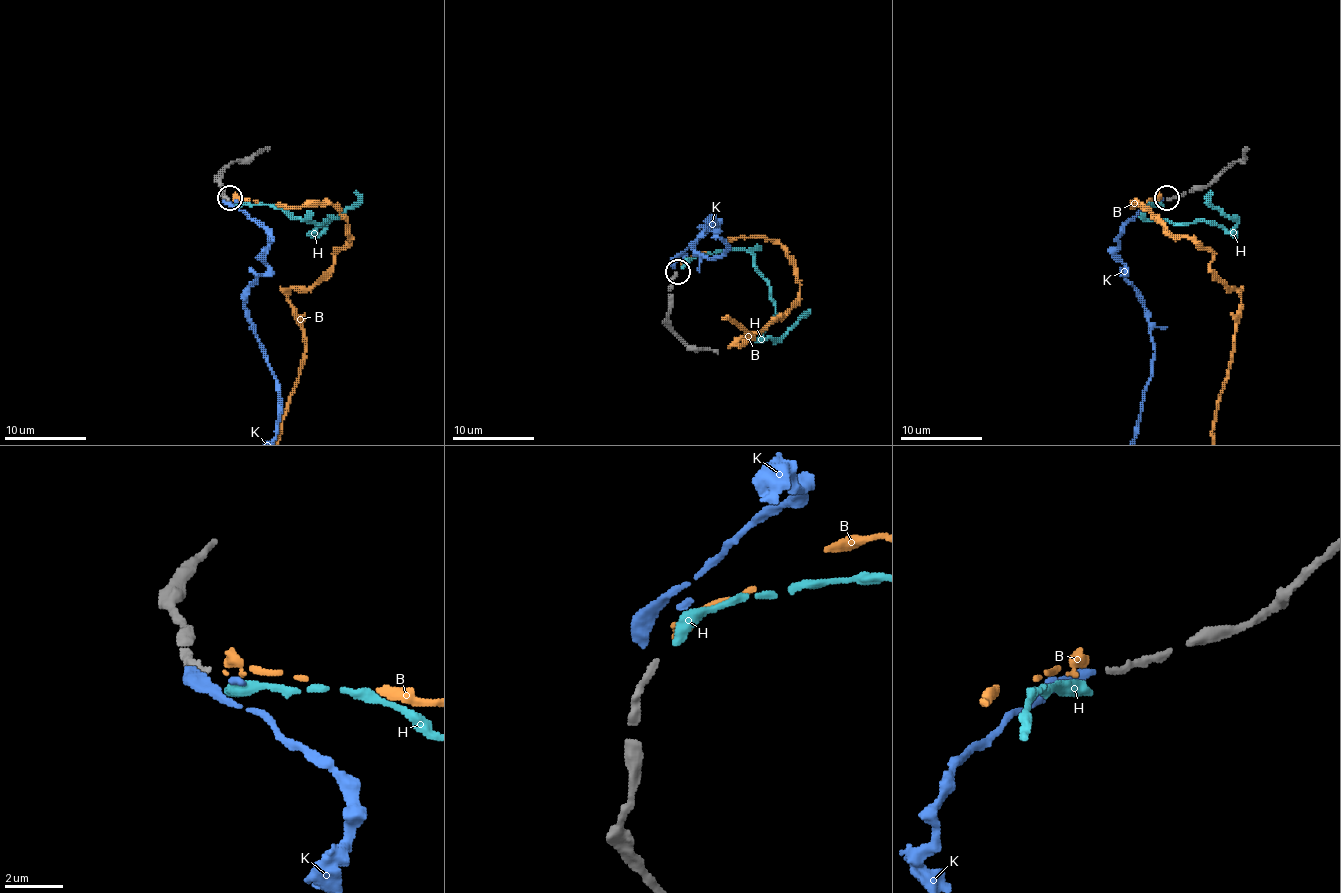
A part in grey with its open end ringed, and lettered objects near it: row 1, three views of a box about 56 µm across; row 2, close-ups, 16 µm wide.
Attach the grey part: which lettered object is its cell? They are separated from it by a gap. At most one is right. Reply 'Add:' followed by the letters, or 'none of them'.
Add: B

